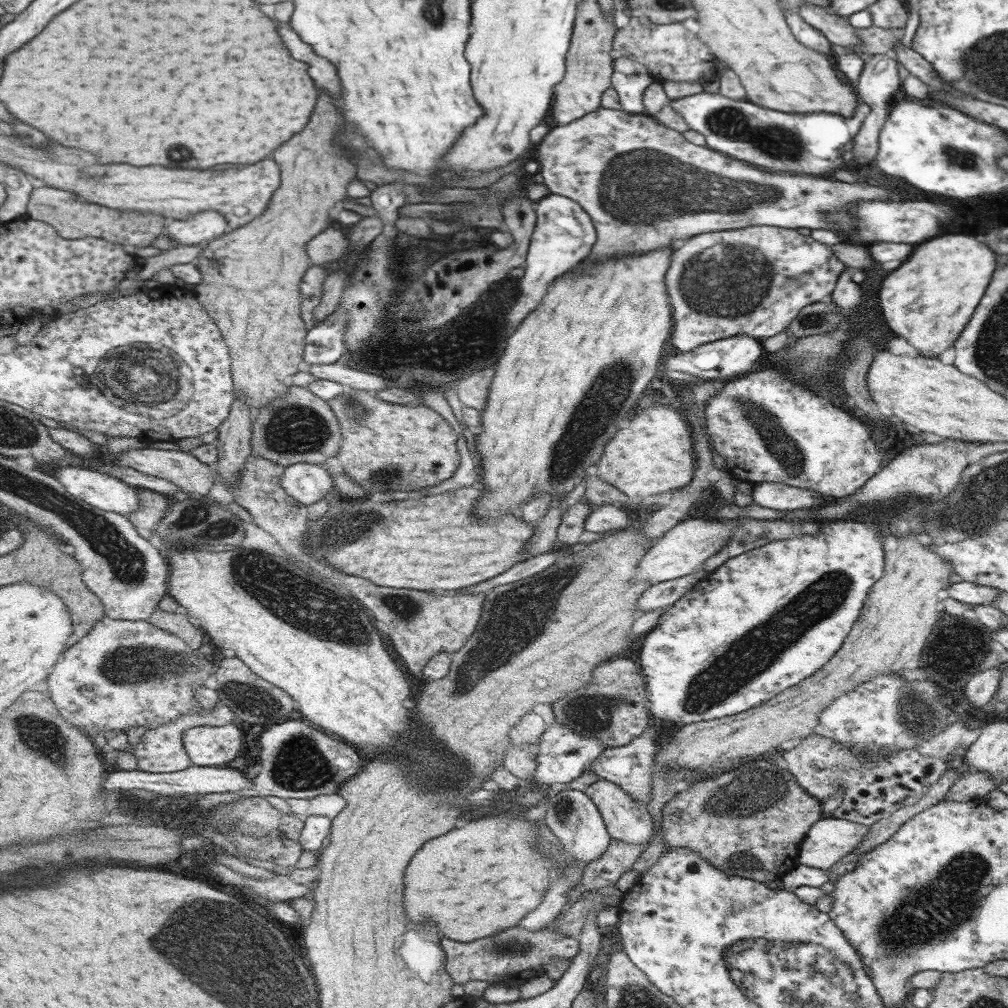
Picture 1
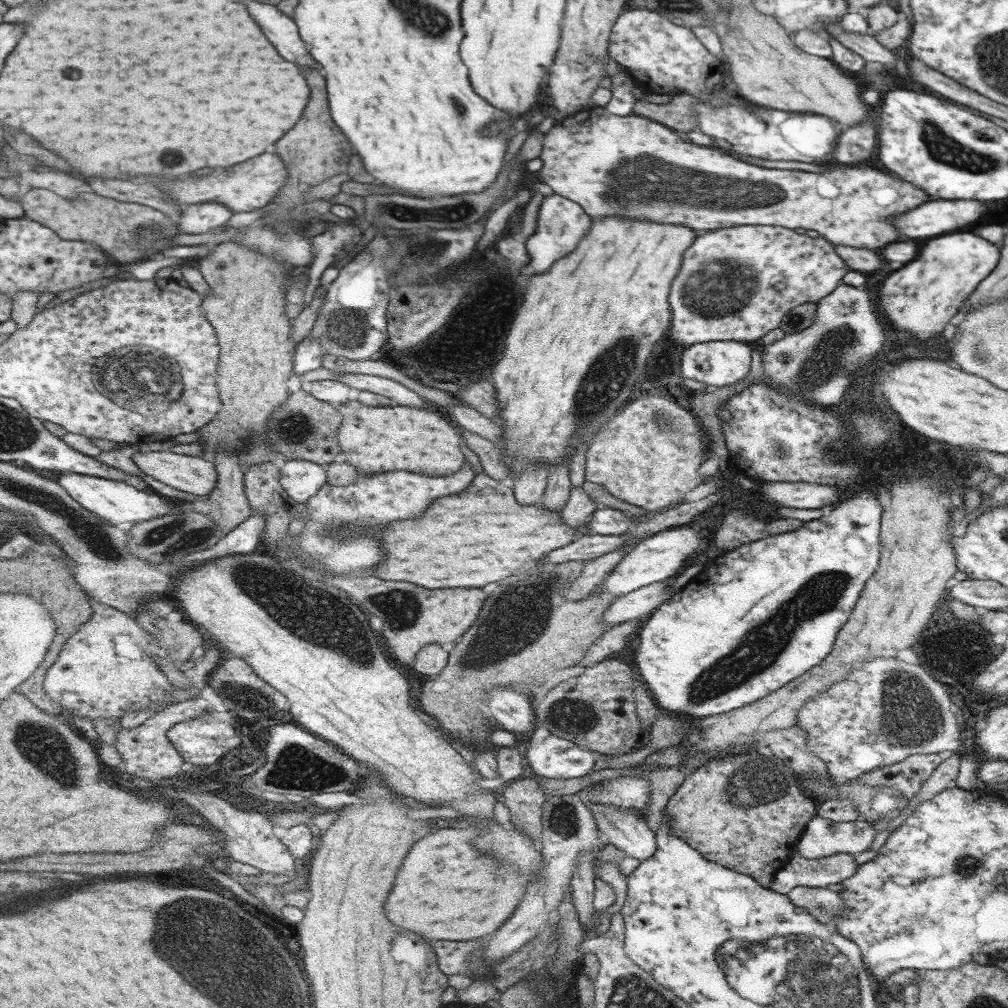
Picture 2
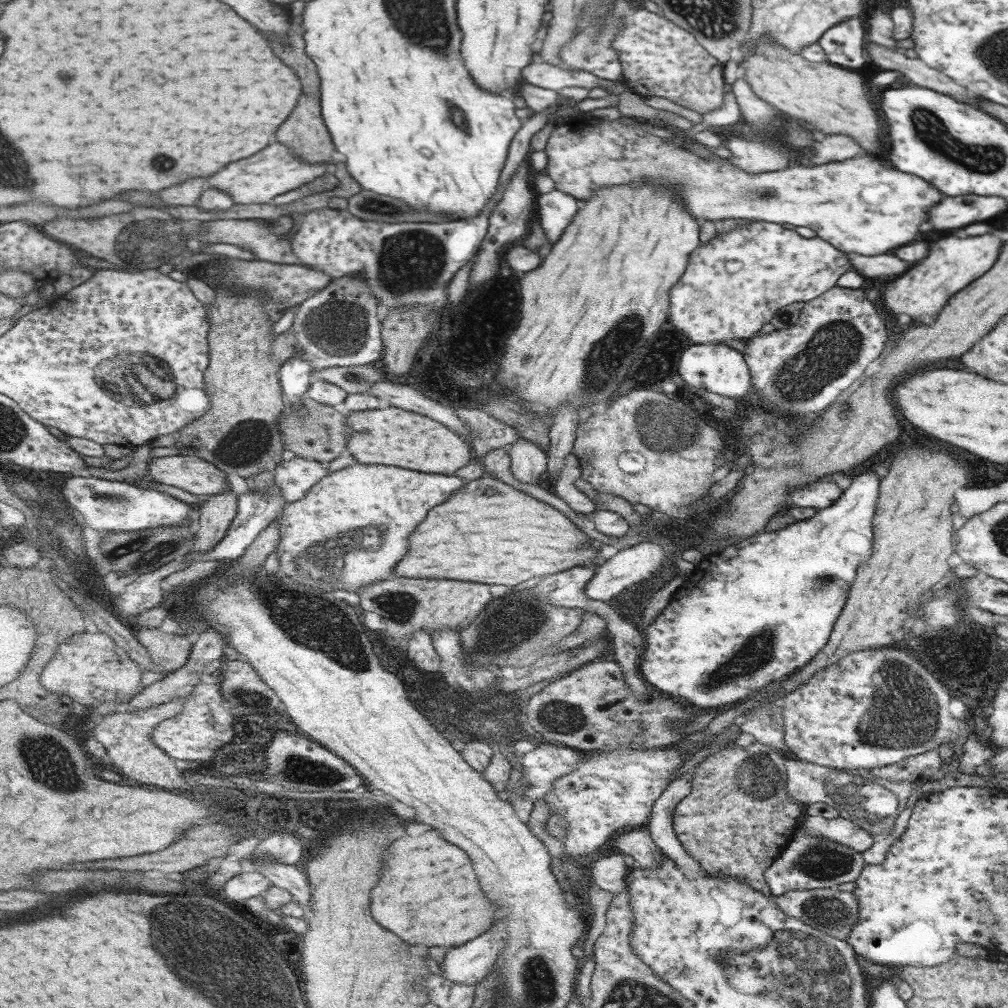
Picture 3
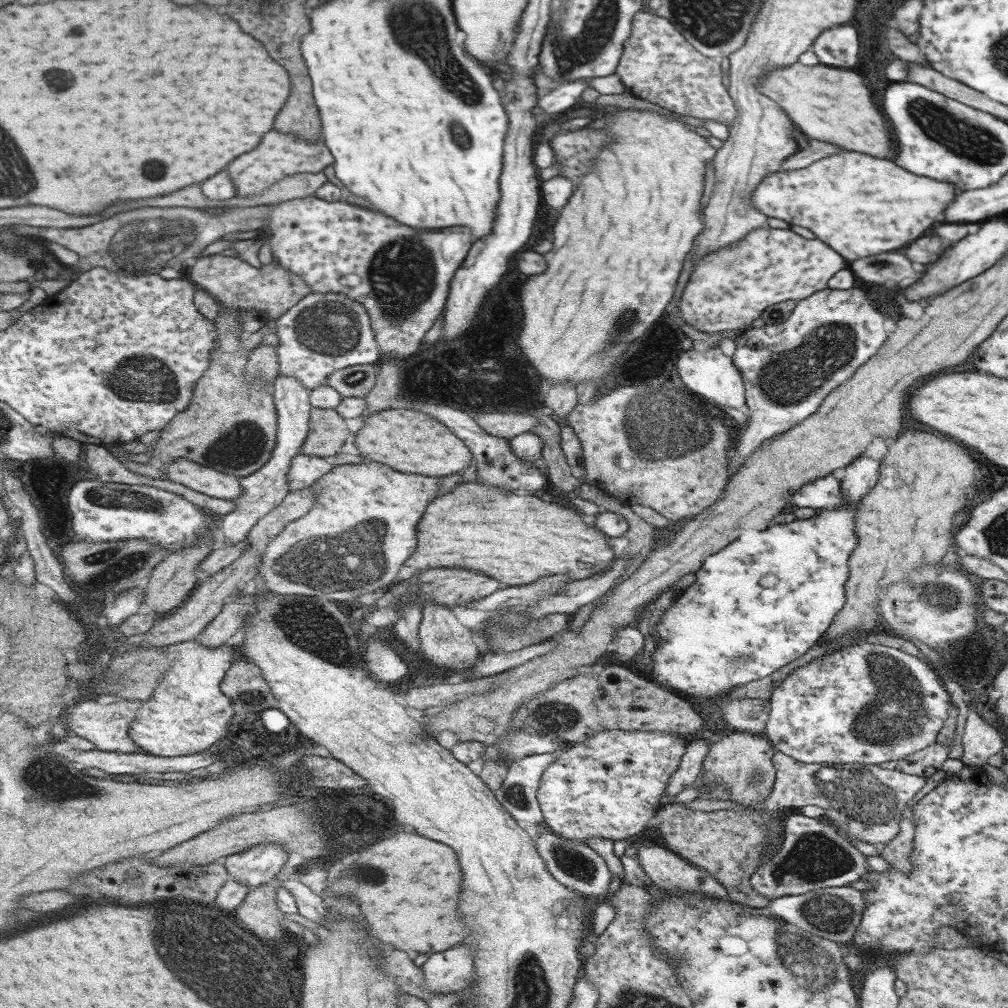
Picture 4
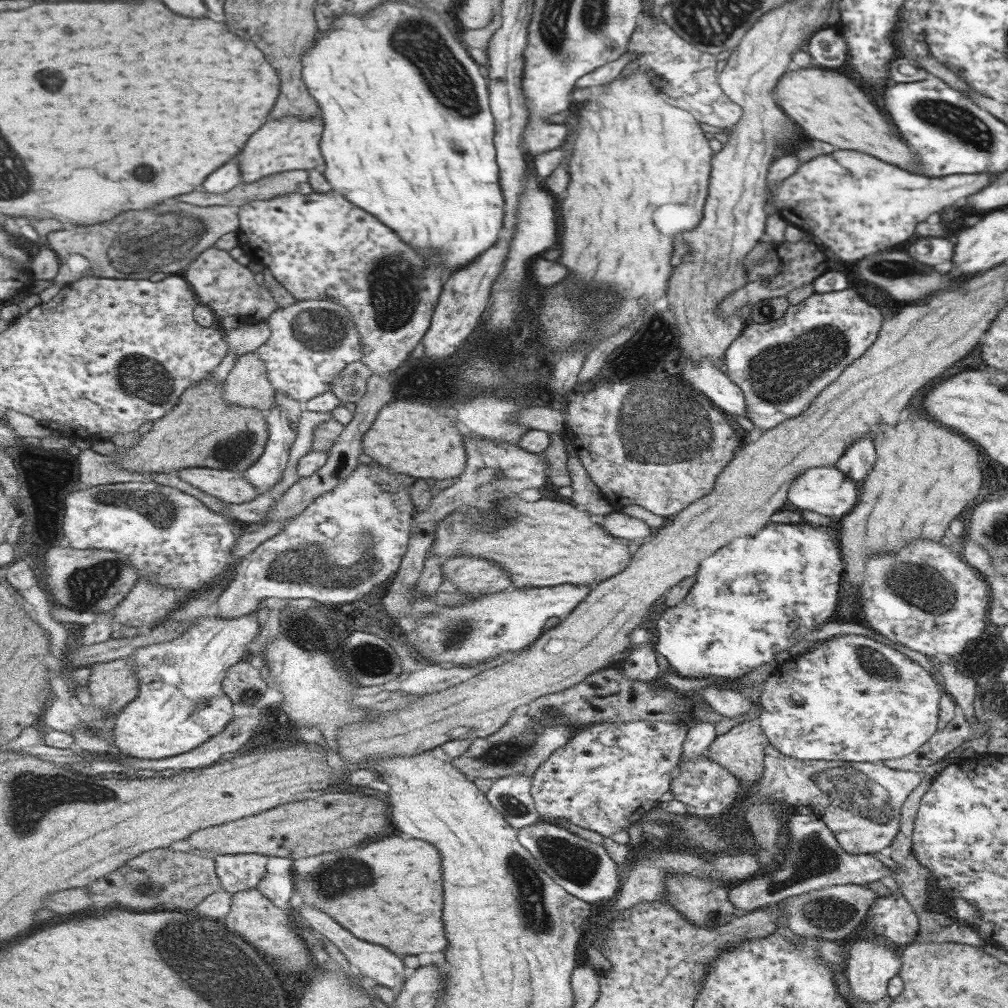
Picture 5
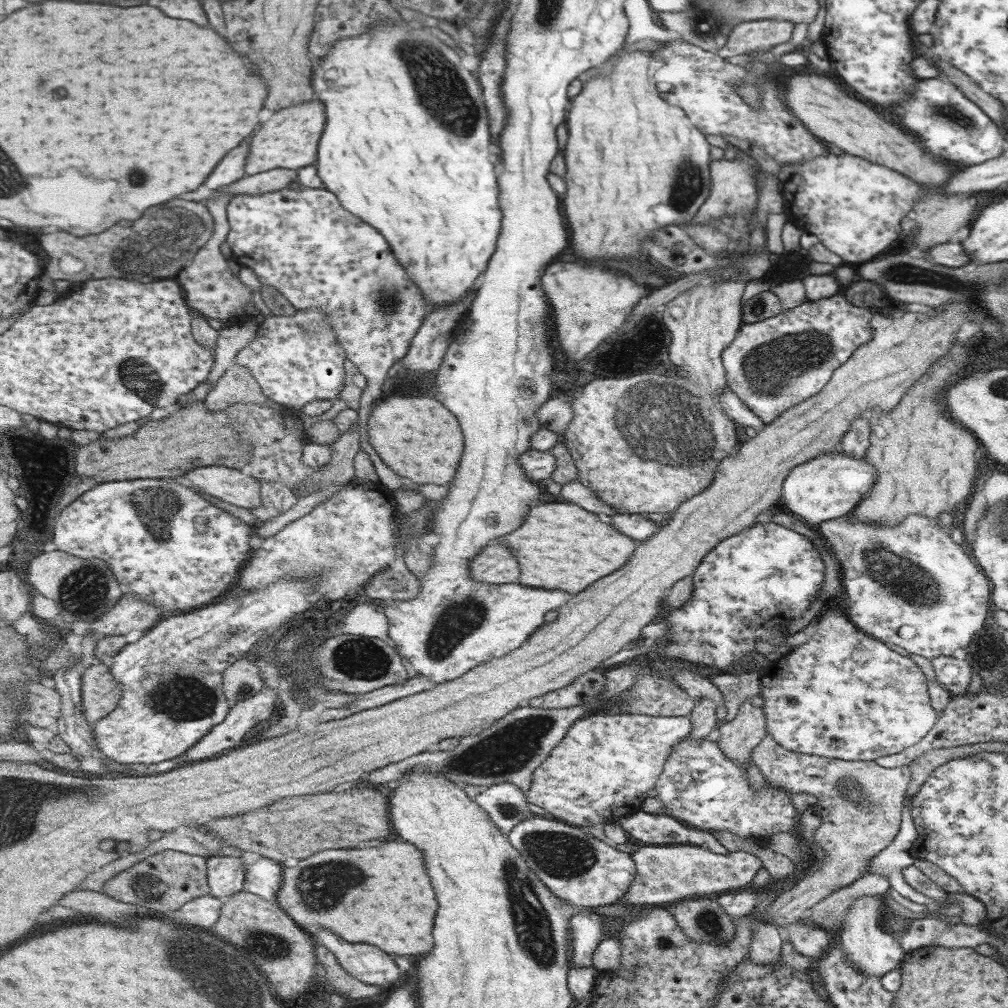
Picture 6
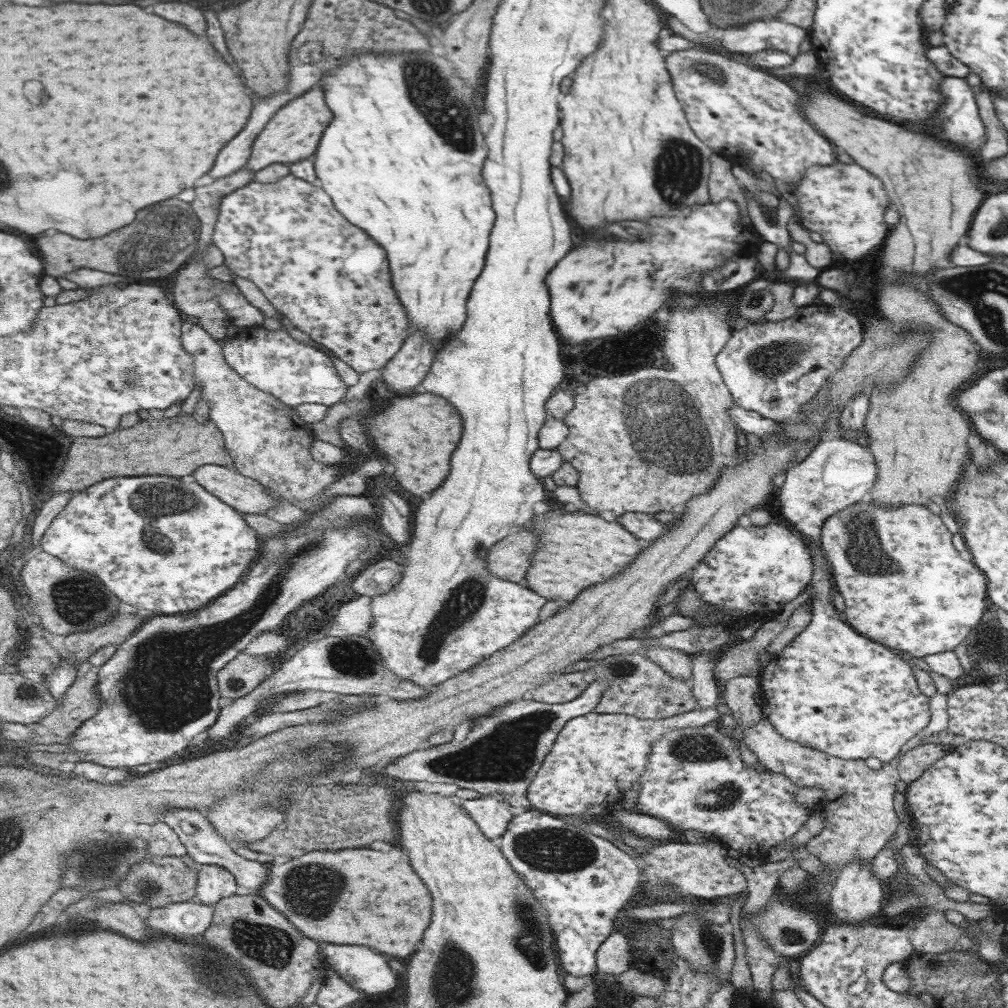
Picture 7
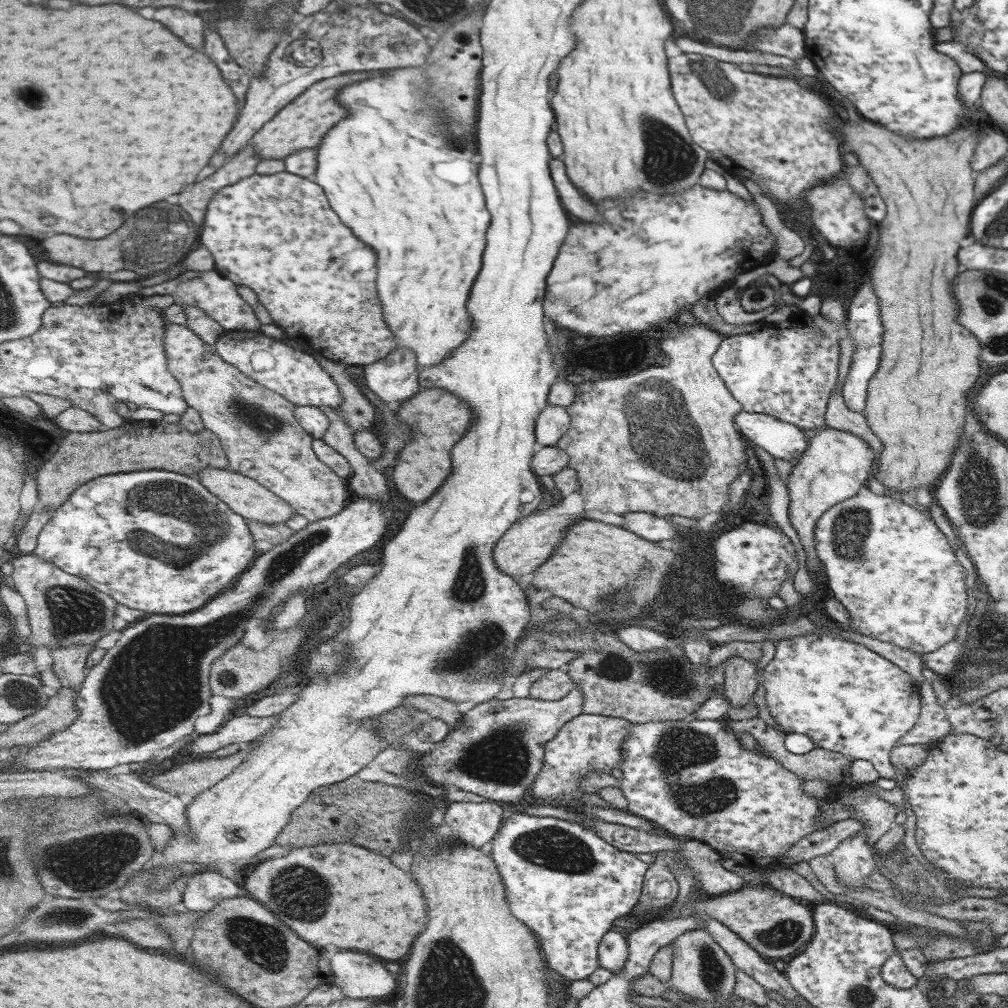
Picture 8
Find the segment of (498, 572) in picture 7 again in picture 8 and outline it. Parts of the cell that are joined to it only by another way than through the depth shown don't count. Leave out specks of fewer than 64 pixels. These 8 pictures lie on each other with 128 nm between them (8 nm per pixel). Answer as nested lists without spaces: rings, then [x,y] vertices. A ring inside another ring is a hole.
[[[532,512],[527,516],[518,518],[507,529],[503,536],[494,544],[493,559],[495,565],[503,574],[516,579],[527,579],[539,565],[545,562],[545,558],[559,546],[559,538],[563,534],[563,528],[573,524],[579,516],[545,516],[544,513]]]

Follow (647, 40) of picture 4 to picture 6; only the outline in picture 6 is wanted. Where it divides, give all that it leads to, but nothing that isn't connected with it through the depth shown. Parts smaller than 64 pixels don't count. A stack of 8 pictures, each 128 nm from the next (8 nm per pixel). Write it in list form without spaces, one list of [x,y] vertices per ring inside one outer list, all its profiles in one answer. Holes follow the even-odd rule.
[[[675,36],[671,40],[663,42],[660,48],[653,51],[652,54],[655,59],[658,59],[657,61],[663,62],[663,66],[659,66],[659,70],[667,70],[667,66],[671,66],[671,62],[675,62],[675,60],[679,62],[679,68],[691,70],[687,74],[679,74],[681,86],[673,88],[673,100],[703,134],[732,135],[739,140],[746,140],[750,146],[762,148],[780,166],[799,165],[810,158],[823,156],[825,146],[817,140],[817,137],[811,138],[811,133],[803,128],[802,121],[797,116],[791,116],[783,108],[783,104],[777,100],[779,90],[773,84],[773,80],[760,82],[762,106],[754,108],[734,90],[747,78],[745,67],[727,64],[727,62],[723,62],[721,55],[717,56],[712,51],[693,46]]]

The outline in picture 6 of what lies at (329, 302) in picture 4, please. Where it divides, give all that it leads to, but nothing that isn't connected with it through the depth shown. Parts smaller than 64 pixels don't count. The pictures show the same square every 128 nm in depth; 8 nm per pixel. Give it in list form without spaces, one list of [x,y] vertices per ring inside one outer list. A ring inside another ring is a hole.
[[[307,309],[292,316],[267,316],[257,339],[237,355],[235,364],[249,367],[264,393],[293,411],[313,401],[338,398],[346,385],[347,359],[328,316],[321,309]]]

